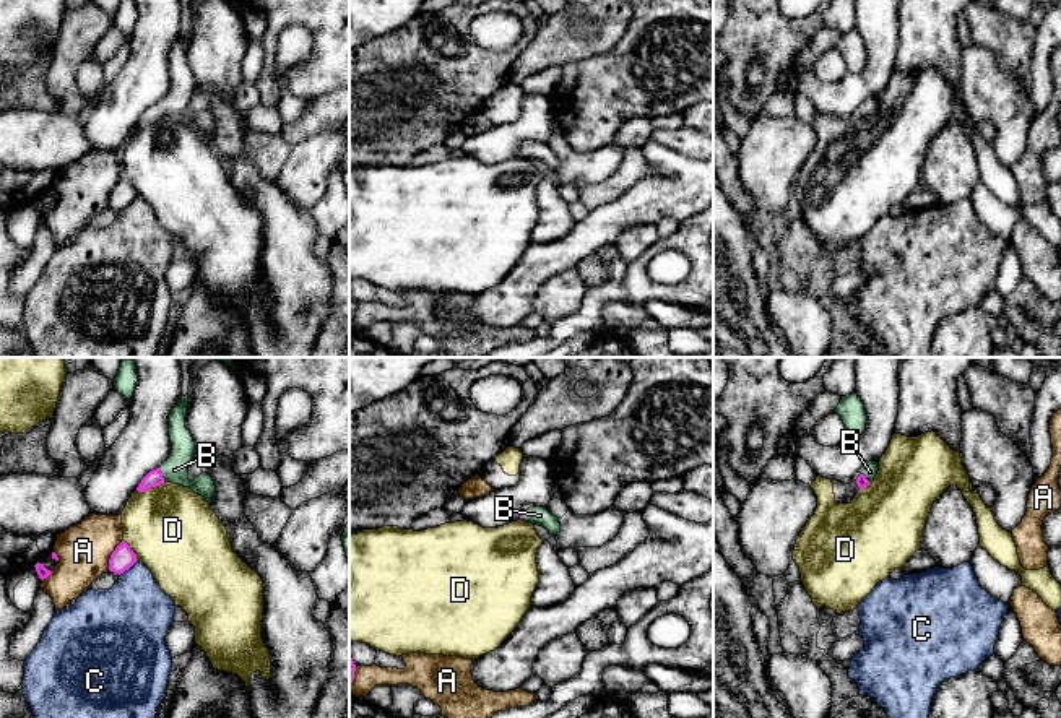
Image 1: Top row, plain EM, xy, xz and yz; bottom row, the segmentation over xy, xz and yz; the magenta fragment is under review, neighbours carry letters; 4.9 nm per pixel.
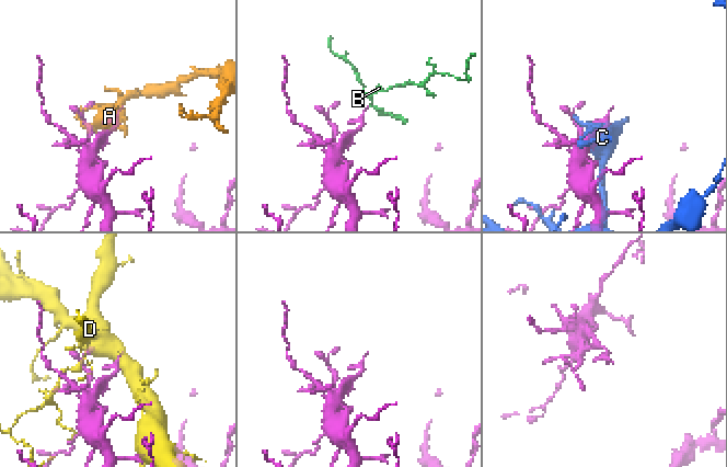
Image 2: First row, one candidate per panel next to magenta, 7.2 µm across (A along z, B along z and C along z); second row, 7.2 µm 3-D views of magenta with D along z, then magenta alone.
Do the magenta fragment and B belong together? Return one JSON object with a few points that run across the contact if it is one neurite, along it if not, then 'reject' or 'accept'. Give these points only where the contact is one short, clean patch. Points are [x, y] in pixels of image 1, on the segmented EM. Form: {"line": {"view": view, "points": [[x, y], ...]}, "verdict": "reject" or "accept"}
{"line": {"view": "xy", "points": [[155, 478], [161, 475], [174, 470]]}, "verdict": "accept"}

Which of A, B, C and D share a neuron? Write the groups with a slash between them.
A / B / C / D

